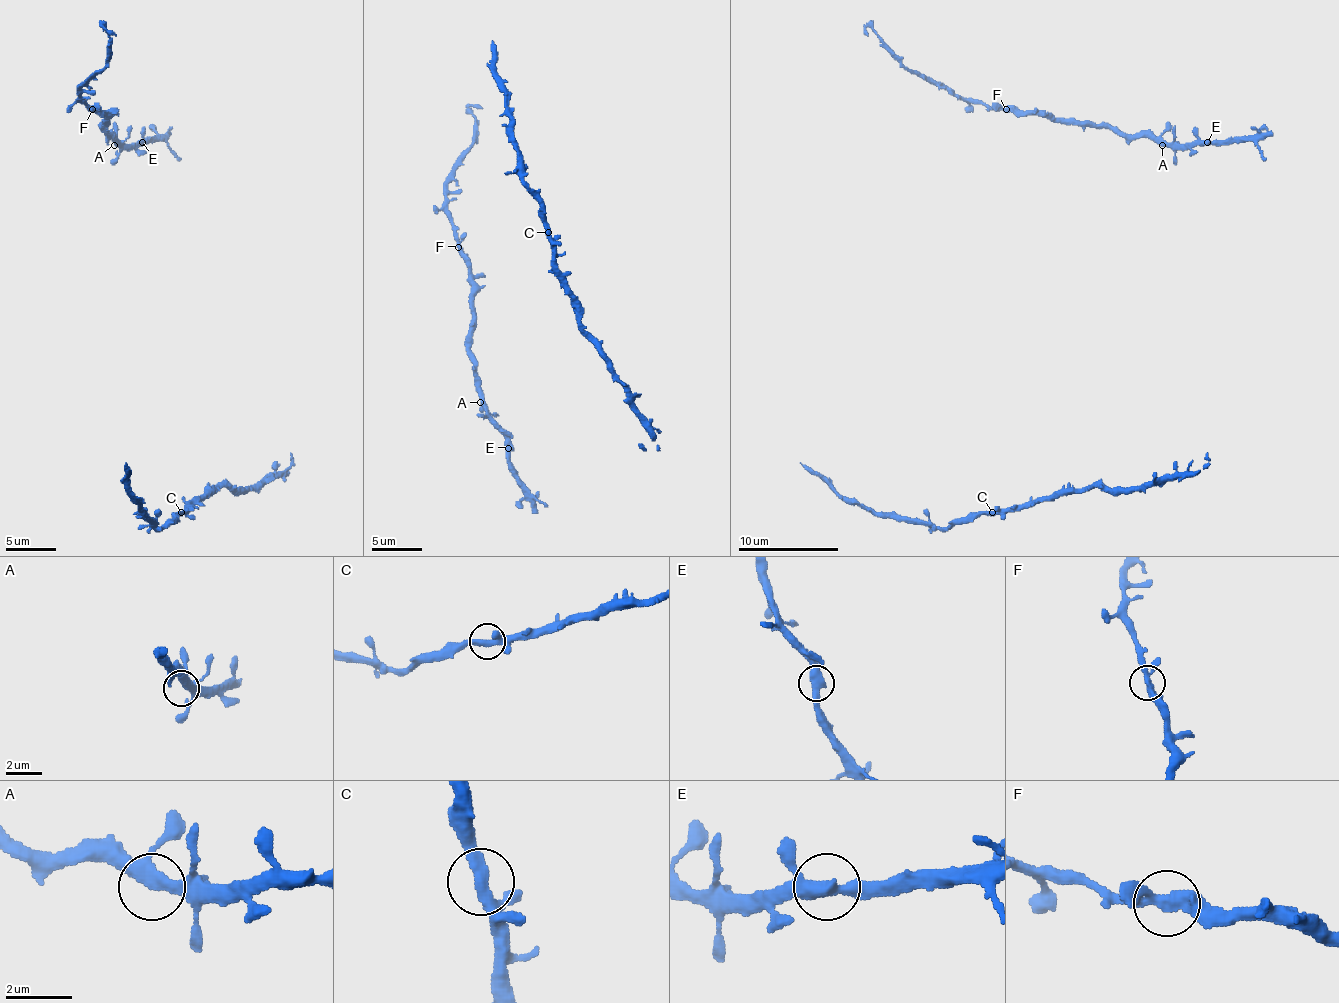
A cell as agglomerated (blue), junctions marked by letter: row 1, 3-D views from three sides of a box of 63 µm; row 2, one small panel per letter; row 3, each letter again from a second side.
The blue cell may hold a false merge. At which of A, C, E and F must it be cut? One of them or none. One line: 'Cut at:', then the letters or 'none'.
Cut at: none

